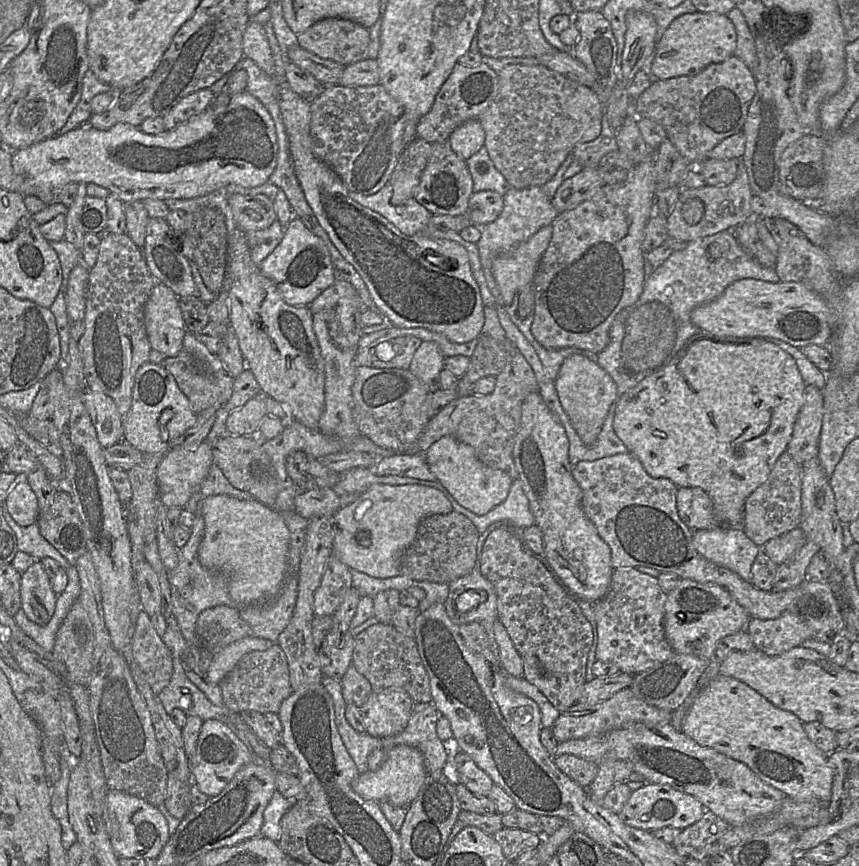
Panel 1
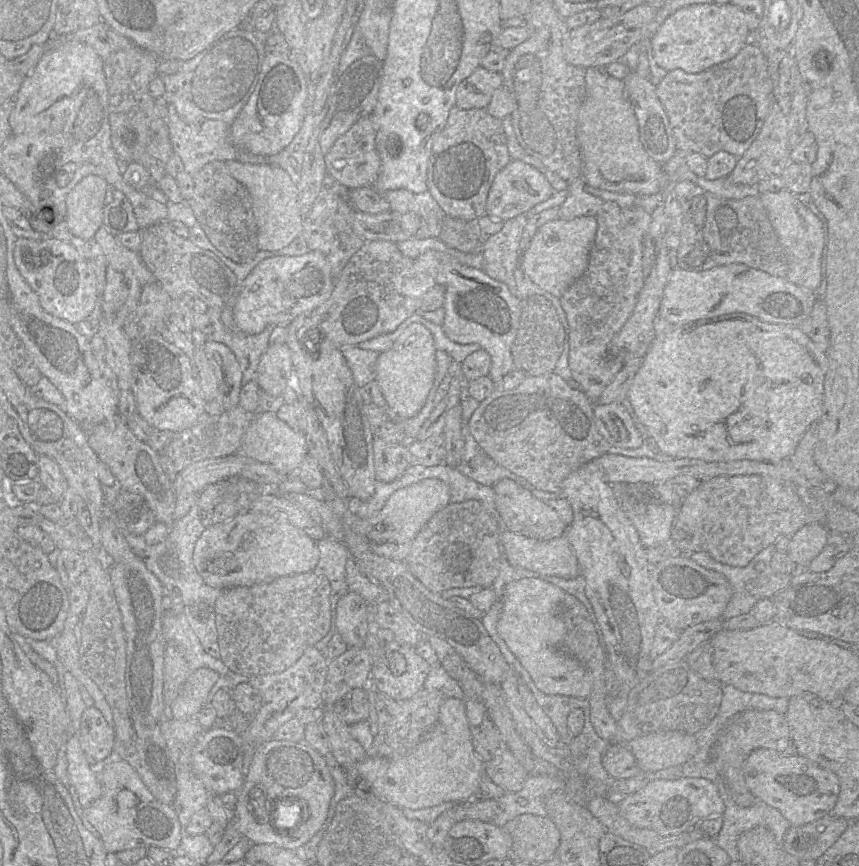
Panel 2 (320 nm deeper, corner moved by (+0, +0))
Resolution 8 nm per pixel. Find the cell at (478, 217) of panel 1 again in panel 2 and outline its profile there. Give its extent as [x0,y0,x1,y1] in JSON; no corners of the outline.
[485,160,556,221]

